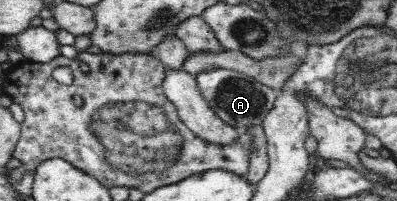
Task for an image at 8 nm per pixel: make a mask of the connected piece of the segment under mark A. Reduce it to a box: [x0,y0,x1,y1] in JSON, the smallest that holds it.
[196,69,279,131]

